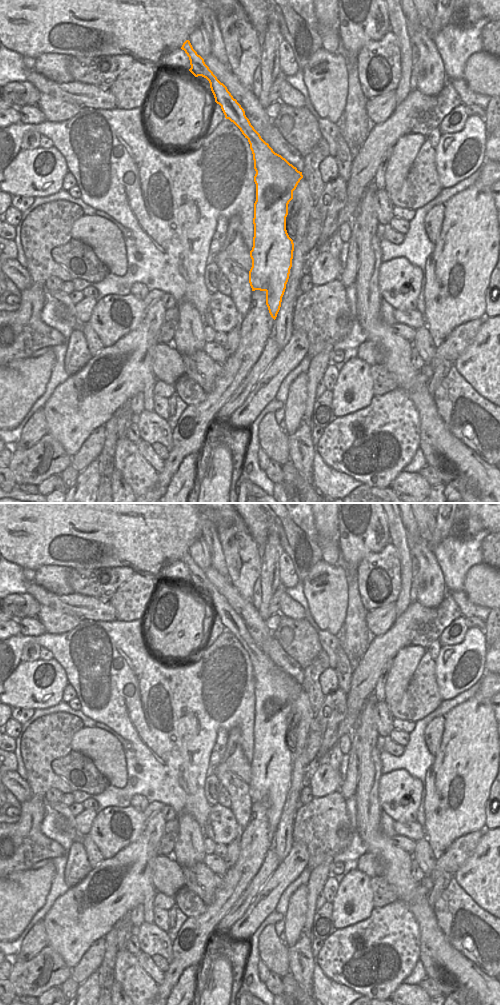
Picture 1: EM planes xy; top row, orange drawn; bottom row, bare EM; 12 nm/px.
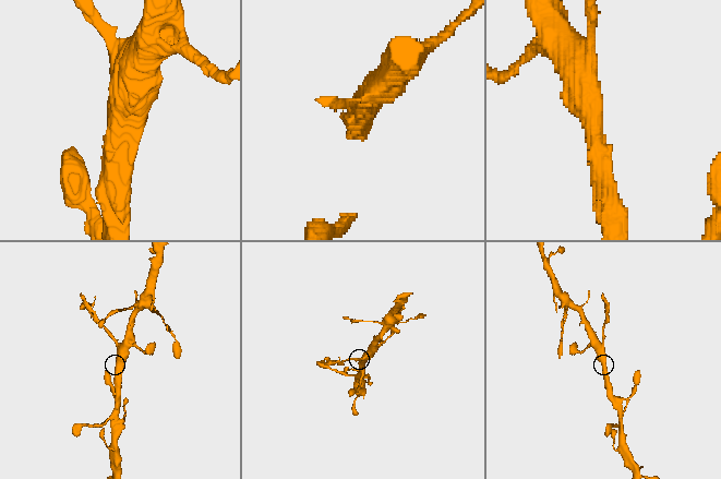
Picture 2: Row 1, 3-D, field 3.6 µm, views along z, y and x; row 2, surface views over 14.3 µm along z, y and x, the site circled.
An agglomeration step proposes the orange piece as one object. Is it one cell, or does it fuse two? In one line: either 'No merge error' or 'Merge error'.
Merge error

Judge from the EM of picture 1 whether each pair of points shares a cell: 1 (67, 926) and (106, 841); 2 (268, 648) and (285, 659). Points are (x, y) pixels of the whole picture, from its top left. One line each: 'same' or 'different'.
1: different
2: same

